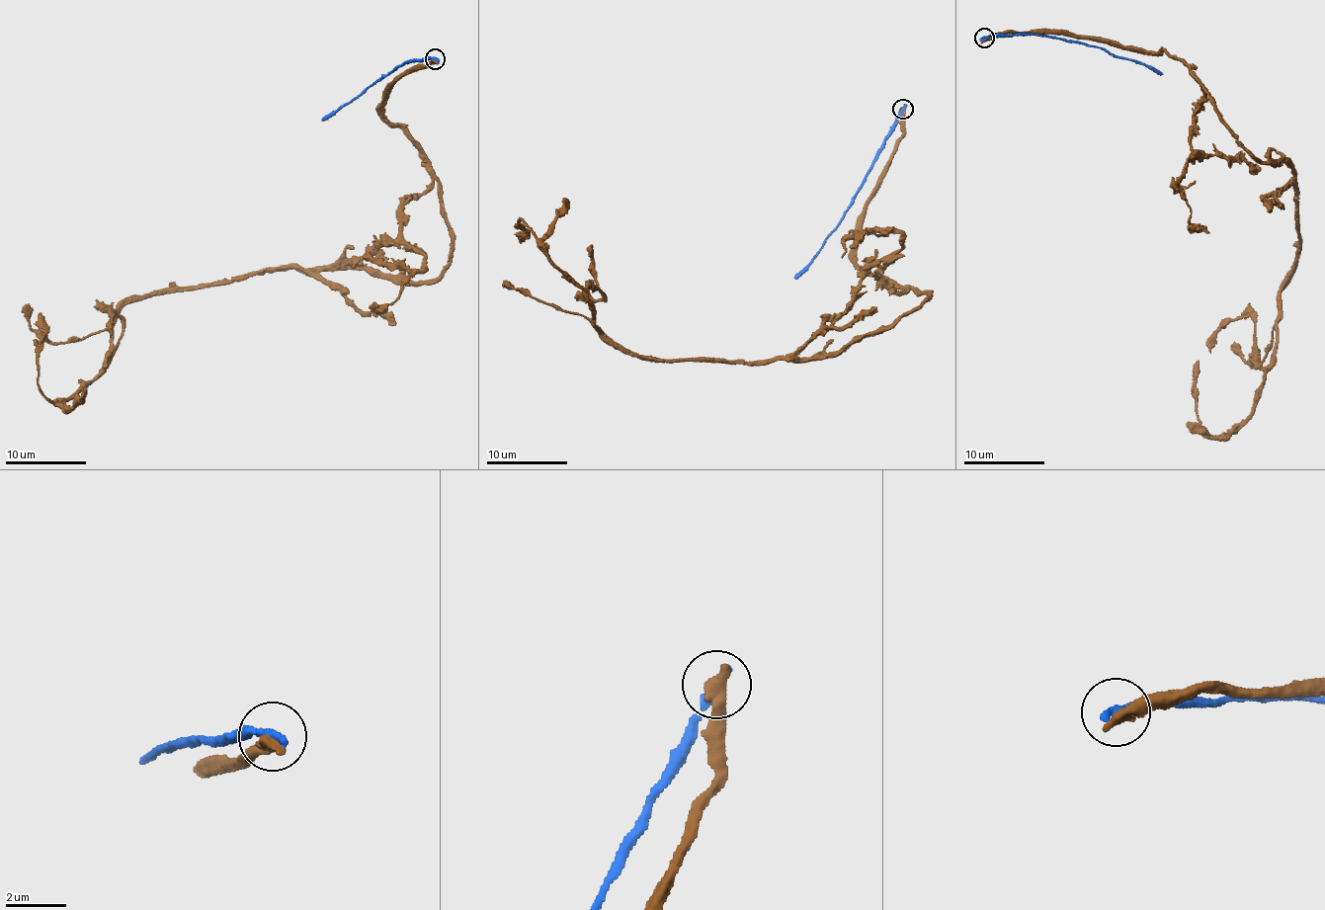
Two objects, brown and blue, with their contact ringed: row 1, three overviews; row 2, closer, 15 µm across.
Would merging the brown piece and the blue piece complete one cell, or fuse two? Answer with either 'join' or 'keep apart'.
keep apart

